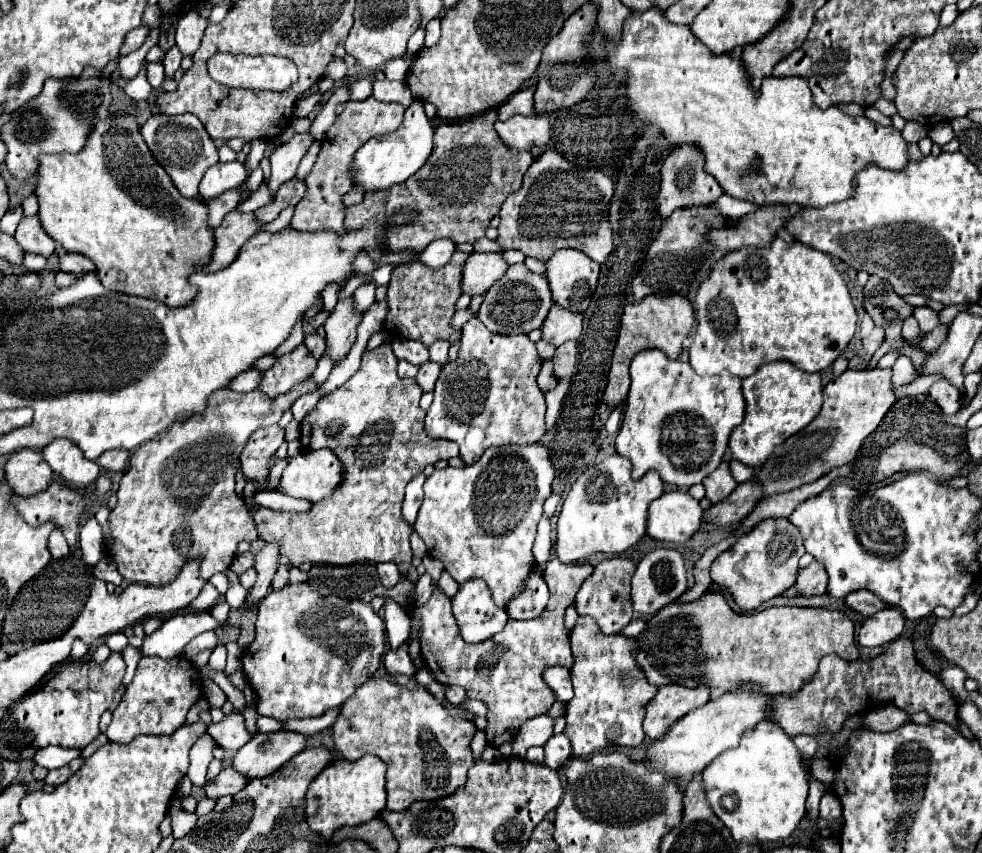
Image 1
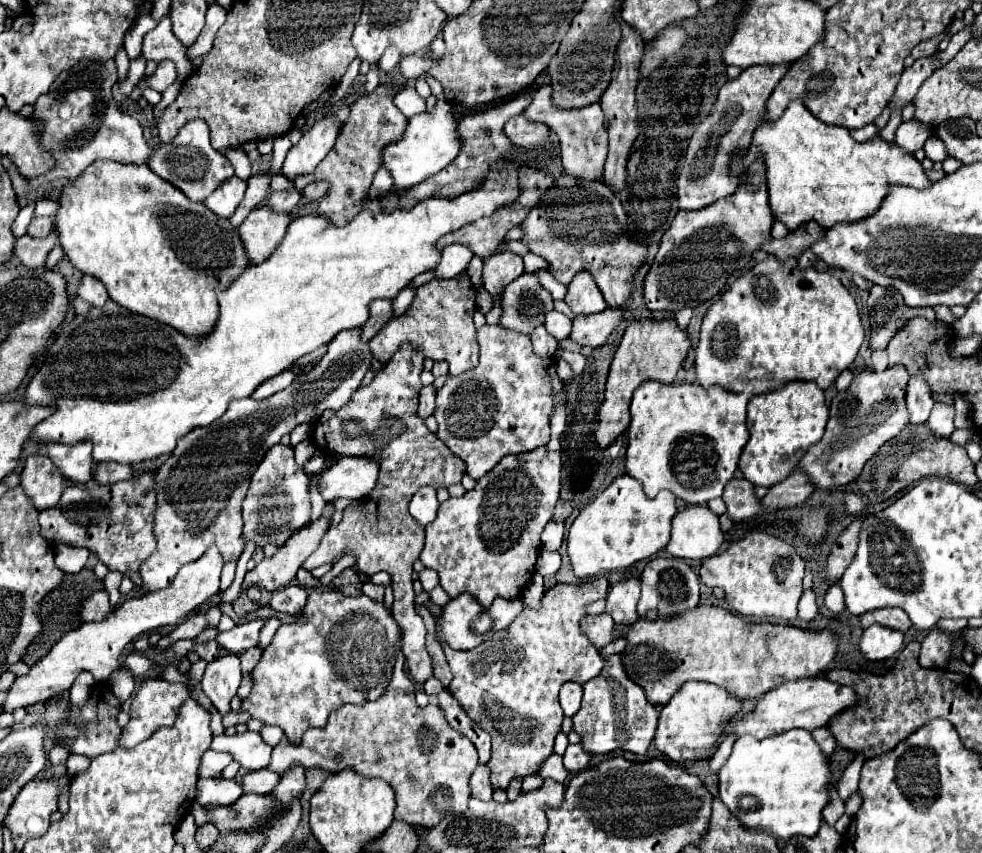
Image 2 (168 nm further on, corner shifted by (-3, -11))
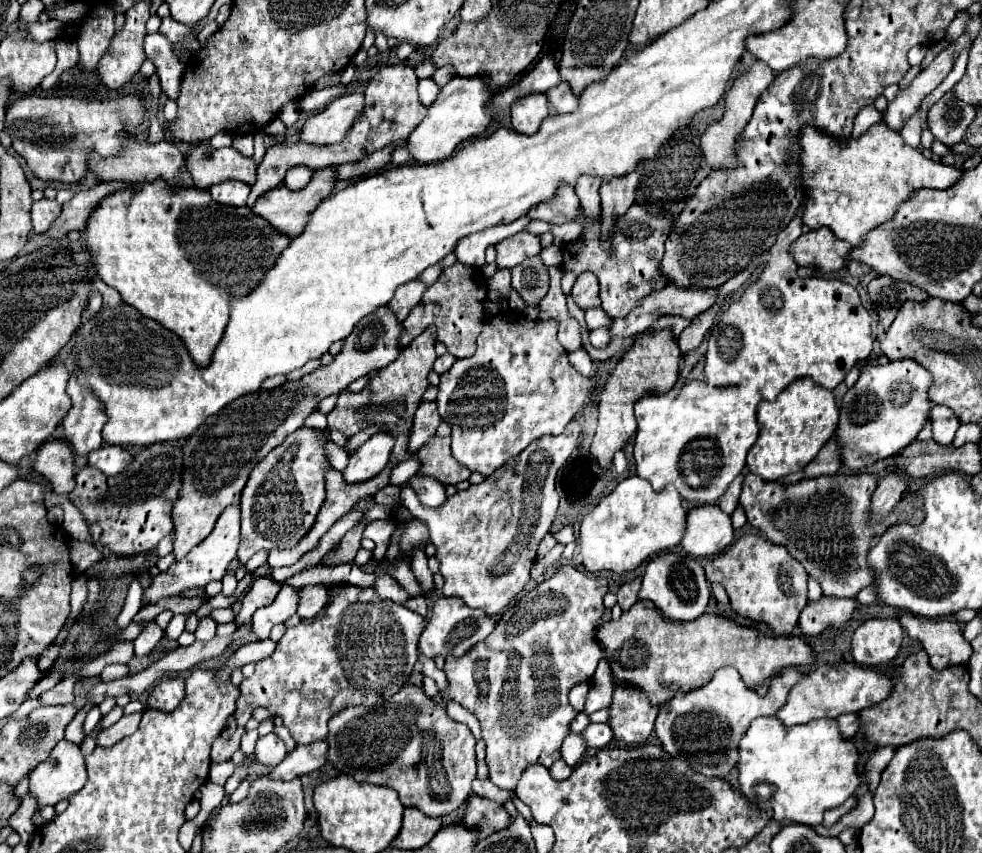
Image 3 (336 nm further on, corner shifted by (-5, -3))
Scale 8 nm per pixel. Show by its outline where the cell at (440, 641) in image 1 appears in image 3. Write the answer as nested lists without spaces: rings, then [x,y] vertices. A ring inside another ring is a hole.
[[[562,565],[550,579],[510,605],[496,623],[494,631],[472,651],[460,659],[446,657],[444,673],[448,687],[444,701],[456,701],[476,715],[486,743],[490,781],[500,789],[514,791],[526,767],[534,763],[552,767],[552,763],[560,759],[562,741],[570,733],[570,723],[576,717],[576,711],[568,703],[570,687],[592,681],[598,661],[604,655],[602,647],[594,641],[594,631],[604,613],[602,597],[606,591],[608,581],[604,577],[588,577],[574,565]]]

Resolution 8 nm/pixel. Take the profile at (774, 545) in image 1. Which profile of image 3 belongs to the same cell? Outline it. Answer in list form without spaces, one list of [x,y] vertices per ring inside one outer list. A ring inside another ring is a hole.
[[[744,535],[728,547],[714,561],[706,563],[706,579],[720,583],[736,615],[748,617],[756,623],[766,623],[774,635],[790,635],[798,625],[798,615],[806,607],[806,581],[804,567],[788,555],[786,547],[768,543],[760,535]]]

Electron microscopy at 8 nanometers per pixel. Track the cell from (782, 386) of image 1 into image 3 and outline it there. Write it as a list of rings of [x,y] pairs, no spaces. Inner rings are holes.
[[[796,379],[776,401],[762,401],[758,405],[758,441],[748,453],[748,469],[764,481],[778,481],[796,473],[810,463],[818,451],[832,439],[838,427],[840,409],[832,391],[816,385],[812,379]]]

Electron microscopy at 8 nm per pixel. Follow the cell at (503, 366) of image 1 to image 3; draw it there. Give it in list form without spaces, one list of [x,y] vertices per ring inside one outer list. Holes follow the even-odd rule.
[[[500,313],[484,323],[476,353],[470,359],[458,359],[448,373],[440,375],[436,405],[442,419],[452,427],[452,455],[470,471],[478,471],[486,477],[492,475],[532,441],[542,435],[562,433],[584,407],[592,383],[570,365],[568,353],[558,343],[556,333],[556,321],[530,321],[524,313]]]

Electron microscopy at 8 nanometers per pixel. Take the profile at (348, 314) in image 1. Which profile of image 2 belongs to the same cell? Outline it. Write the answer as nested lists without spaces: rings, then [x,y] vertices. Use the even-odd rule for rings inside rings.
[[[390,299],[372,301],[368,323],[364,323],[364,327],[360,327],[360,337],[364,339],[364,343],[368,343],[390,321],[390,315],[392,315],[392,301]]]

